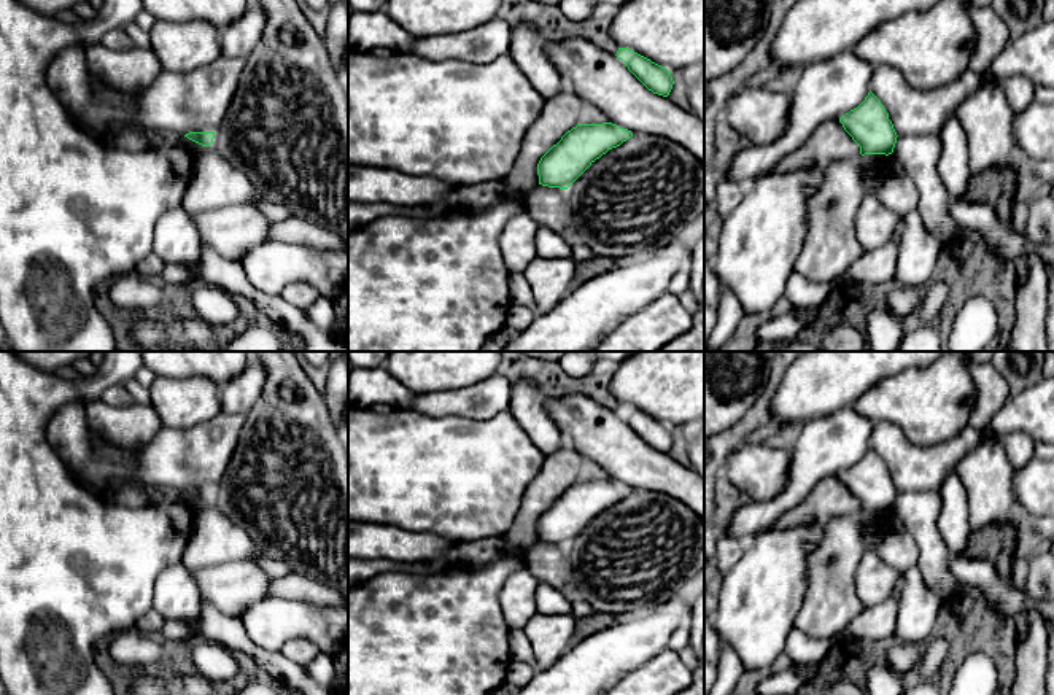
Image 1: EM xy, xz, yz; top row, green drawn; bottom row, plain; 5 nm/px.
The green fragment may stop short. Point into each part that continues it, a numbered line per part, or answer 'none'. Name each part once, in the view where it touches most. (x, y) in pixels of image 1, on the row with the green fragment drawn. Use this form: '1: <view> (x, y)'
none

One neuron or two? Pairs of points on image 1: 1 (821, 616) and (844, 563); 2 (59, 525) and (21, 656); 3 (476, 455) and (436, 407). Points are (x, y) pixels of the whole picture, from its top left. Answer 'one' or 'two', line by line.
1: one
2: one
3: two

